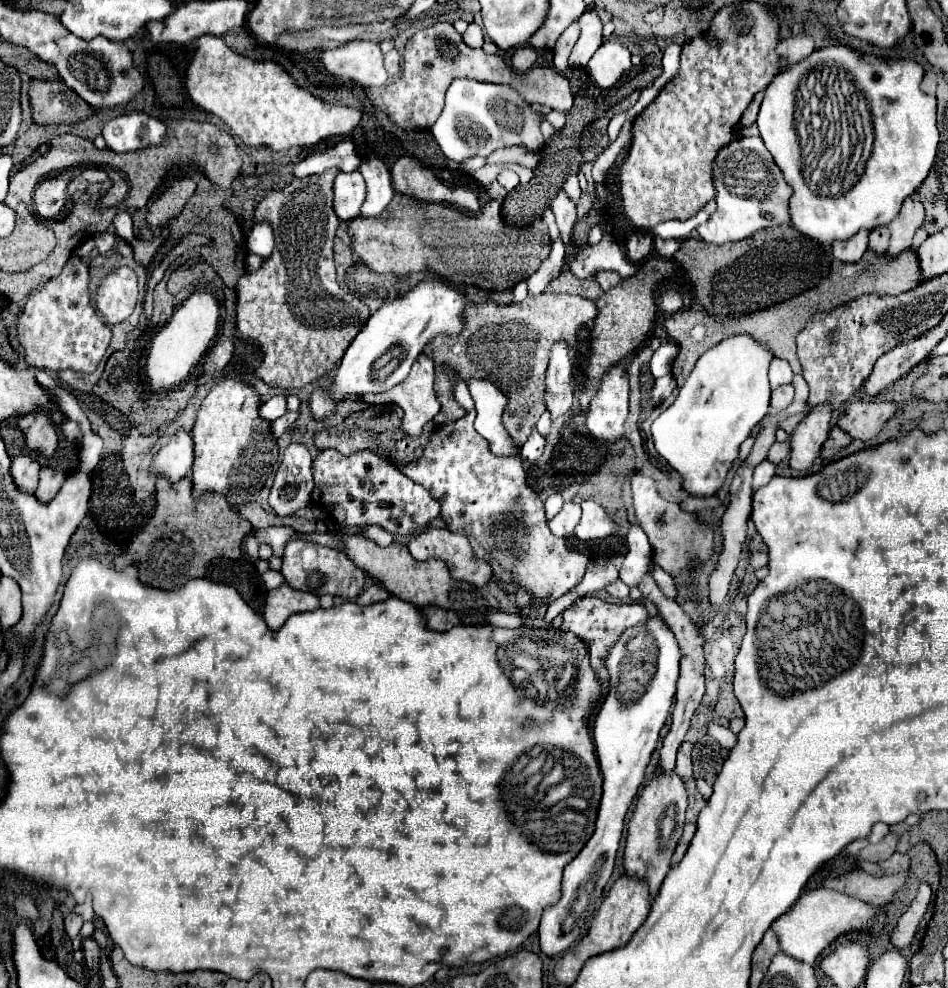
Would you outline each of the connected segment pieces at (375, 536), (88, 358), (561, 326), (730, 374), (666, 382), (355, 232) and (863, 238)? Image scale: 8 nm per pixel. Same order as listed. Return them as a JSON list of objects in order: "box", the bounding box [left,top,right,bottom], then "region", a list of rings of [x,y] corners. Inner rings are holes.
[{"box":[362,526,394,546],"region":[[[368,526],[362,530],[362,534],[372,538],[378,546],[390,546],[394,542],[394,536],[390,532],[386,532],[382,526]]]},{"box":[18,260,112,372],"region":[[[82,260],[64,266],[60,276],[48,280],[42,288],[32,292],[18,318],[18,340],[26,350],[26,362],[54,372],[64,368],[94,372],[108,348],[110,338],[112,332],[108,324],[96,316],[90,304],[88,266]]]},{"box":[424,292,596,446],"region":[[[545,292],[536,296],[530,295],[520,304],[496,304],[492,300],[484,300],[484,302],[468,306],[468,330],[464,330],[464,334],[458,334],[456,338],[440,336],[432,340],[424,350],[424,354],[428,354],[428,358],[432,358],[436,364],[436,398],[442,406],[440,412],[432,420],[436,424],[446,424],[464,416],[464,408],[458,406],[452,398],[452,388],[448,386],[448,378],[440,374],[440,362],[452,362],[452,366],[456,366],[456,372],[460,372],[464,380],[468,378],[468,374],[480,374],[480,378],[492,378],[492,382],[508,390],[510,402],[508,402],[508,412],[504,412],[504,426],[506,430],[510,430],[512,440],[518,446],[522,446],[532,434],[532,426],[538,422],[538,416],[544,412],[544,372],[546,372],[548,350],[552,342],[568,340],[568,344],[574,346],[576,332],[584,324],[590,324],[594,318],[596,318],[596,304],[592,300],[586,300],[578,294],[568,294],[568,292],[558,295]]]},{"box":[654,334,774,496],"region":[[[736,334],[718,342],[700,356],[674,404],[654,420],[654,446],[682,474],[690,494],[712,496],[722,488],[738,456],[738,446],[768,414],[768,368],[772,360],[774,352],[750,334]]]},{"box":[652,376,676,404],"region":[[[662,376],[662,378],[658,378],[656,384],[654,384],[654,390],[652,390],[652,400],[654,400],[654,404],[660,404],[662,400],[666,400],[666,398],[672,394],[674,388],[676,388],[676,382],[674,382],[672,376]]]},{"box":[348,198,550,290],"region":[[[392,198],[380,216],[354,218],[348,224],[348,236],[360,262],[370,272],[410,274],[432,266],[436,274],[452,284],[474,284],[486,290],[512,288],[534,274],[550,250],[550,238],[542,220],[524,230],[508,228],[500,216],[500,202],[488,202],[476,214],[466,216],[445,204]]]},{"box":[834,230,868,262],"region":[[[860,230],[856,238],[850,238],[848,242],[834,242],[834,258],[842,262],[858,262],[862,254],[868,248],[868,230]]]}]

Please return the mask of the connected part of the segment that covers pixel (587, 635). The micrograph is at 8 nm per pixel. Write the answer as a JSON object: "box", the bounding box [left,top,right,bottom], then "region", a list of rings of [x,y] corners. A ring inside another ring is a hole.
{"box":[562,596,650,700],"region":[[[582,596],[578,598],[570,608],[566,608],[562,612],[562,632],[572,632],[576,634],[588,648],[588,654],[590,654],[590,668],[592,672],[598,674],[598,680],[600,680],[600,700],[606,696],[606,686],[608,686],[608,674],[604,672],[602,668],[602,658],[608,650],[608,646],[626,630],[630,628],[632,624],[644,624],[648,622],[650,614],[648,610],[642,606],[642,604],[636,604],[636,602],[618,602],[618,604],[612,604],[612,602],[606,602],[606,600],[600,600],[600,598],[592,598],[592,596]]]}

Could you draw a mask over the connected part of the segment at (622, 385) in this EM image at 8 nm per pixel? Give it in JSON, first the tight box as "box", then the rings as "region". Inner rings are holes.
{"box":[586,364,630,442],"region":[[[620,364],[612,366],[604,374],[586,414],[586,426],[592,436],[610,442],[624,436],[624,422],[628,416],[628,392],[630,388],[626,370]]]}

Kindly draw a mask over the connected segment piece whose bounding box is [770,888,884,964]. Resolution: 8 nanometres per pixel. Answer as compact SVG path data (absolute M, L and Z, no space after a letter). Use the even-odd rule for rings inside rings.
M816 888L816 890L804 890L796 900L796 904L786 914L776 918L770 928L778 938L780 952L790 954L796 960L814 964L834 938L848 934L852 930L868 930L872 934L878 934L882 924L884 922L878 908L828 888Z

